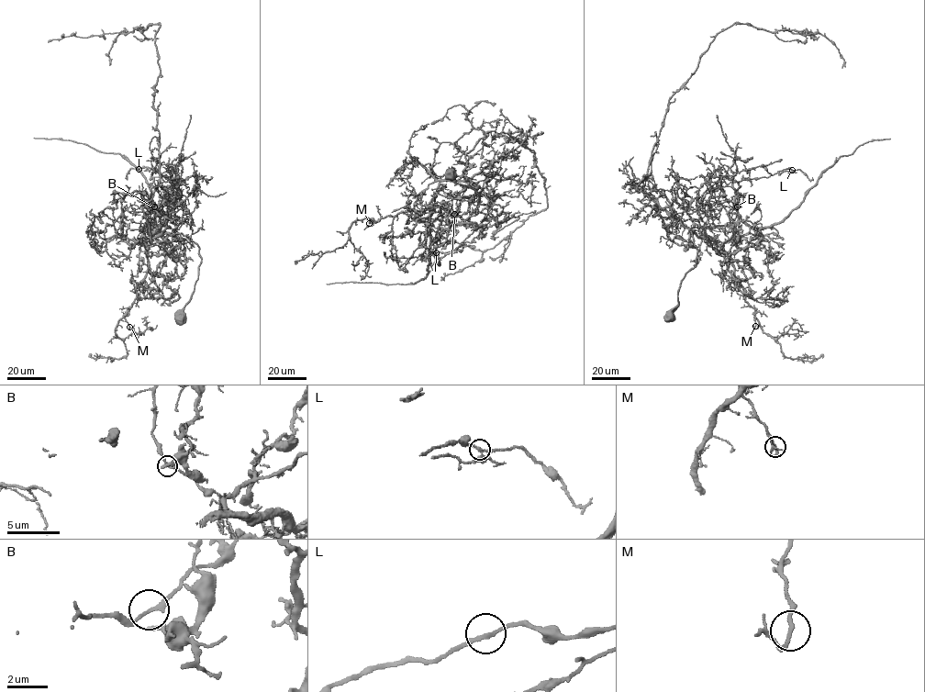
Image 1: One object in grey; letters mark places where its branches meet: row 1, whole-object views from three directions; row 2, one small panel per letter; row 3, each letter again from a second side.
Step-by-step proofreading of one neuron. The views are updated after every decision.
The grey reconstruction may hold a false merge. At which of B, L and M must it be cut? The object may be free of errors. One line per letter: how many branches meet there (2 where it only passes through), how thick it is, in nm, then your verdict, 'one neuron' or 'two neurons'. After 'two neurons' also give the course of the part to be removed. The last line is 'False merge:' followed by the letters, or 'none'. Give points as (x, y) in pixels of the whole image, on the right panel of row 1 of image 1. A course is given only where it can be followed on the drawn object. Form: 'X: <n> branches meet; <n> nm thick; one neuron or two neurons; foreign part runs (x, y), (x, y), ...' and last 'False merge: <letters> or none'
B: 2 branches meet; 180 nm thick; two neurons; foreign part runs (736, 206), (727, 213), (734, 223), (774, 225), (841, 156), (868, 141), (890, 139)
L: 2 branches meet; 170 nm thick; one neuron
M: 2 branches meet; 180 nm thick; one neuron
False merge: B

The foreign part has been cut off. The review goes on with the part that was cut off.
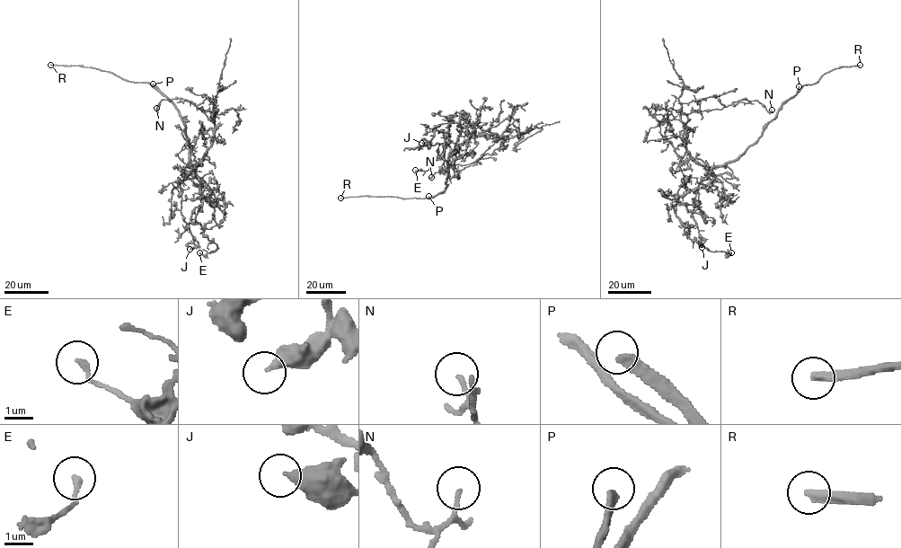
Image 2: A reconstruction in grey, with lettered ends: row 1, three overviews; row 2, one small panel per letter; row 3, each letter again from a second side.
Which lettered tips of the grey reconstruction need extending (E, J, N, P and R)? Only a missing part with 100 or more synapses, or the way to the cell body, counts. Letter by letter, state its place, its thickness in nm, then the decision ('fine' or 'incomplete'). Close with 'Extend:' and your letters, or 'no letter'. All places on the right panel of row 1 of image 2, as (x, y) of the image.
E: place (731, 252); calibre 180 nm; fine
J: place (702, 247); calibre 400 nm; fine
N: place (772, 110); calibre 140 nm; fine
P: place (799, 86); calibre 240 nm; incomplete
R: place (860, 65); calibre 340 nm; incomplete
Extend: P, R

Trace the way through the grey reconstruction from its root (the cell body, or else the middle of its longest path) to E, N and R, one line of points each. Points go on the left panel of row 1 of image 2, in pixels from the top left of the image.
E: (189, 155), (188, 164), (201, 182), (202, 207), (195, 219), (217, 245), (214, 251), (199, 252)
N: (189, 155), (188, 164), (196, 167), (212, 145), (214, 114), (180, 98), (162, 99), (158, 111), (156, 108)
R: (189, 155), (186, 126), (181, 115), (166, 97), (147, 83), (128, 82), (110, 72), (91, 67), (50, 65)

